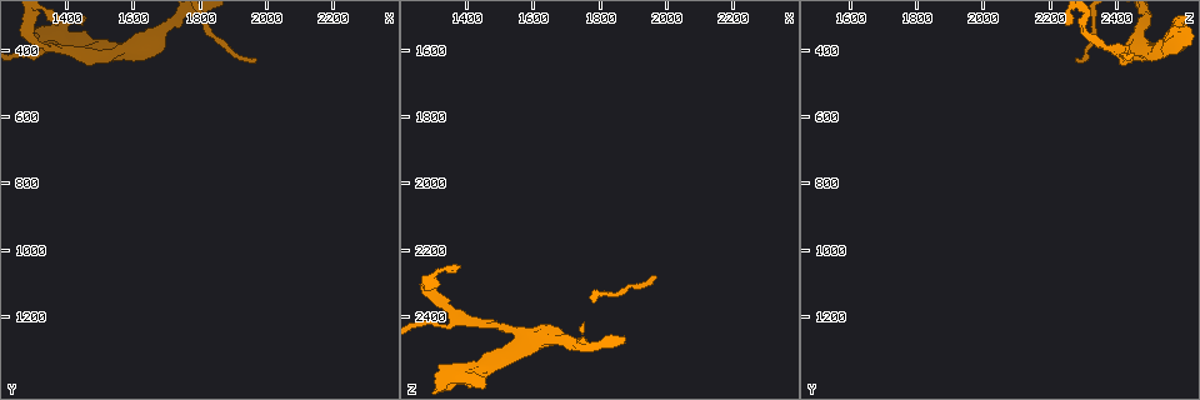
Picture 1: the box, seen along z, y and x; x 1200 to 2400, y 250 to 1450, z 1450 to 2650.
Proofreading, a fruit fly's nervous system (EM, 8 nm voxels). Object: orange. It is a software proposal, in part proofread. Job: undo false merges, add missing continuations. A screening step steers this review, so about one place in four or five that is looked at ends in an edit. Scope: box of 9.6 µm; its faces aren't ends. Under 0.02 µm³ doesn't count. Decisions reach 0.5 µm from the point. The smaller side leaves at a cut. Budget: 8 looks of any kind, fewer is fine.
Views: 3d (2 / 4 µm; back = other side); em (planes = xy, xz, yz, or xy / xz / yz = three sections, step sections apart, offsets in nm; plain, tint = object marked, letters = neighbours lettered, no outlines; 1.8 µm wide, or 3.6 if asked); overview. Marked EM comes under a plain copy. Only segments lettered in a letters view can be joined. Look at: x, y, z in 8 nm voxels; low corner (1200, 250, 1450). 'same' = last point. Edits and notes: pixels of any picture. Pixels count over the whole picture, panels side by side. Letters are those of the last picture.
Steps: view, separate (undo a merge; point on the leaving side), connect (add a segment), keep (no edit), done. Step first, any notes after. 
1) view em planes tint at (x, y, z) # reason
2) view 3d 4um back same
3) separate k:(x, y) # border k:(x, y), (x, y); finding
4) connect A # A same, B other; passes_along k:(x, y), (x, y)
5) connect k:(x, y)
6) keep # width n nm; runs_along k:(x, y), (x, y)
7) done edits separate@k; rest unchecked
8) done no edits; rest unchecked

view em xz step 4 tint at (1290, 350, 2310) # sharp bend

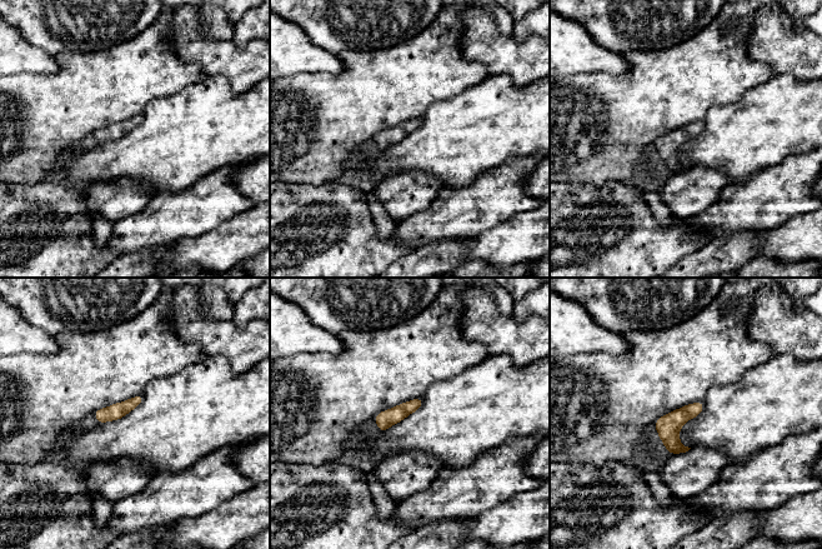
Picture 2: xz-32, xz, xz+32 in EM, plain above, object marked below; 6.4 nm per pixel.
view em planes letters same # cut it another way

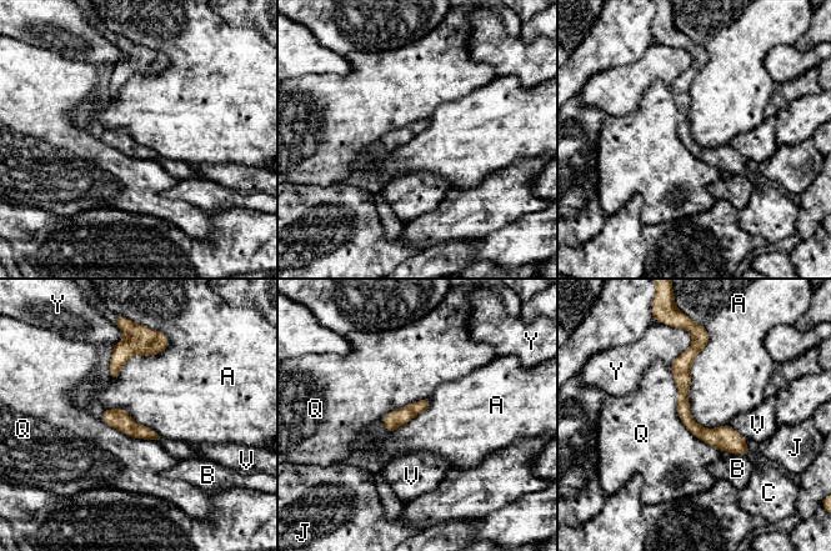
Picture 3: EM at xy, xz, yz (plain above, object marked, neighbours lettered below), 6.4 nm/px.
keep # width 110 nm; A other, B other, C other, J other, Q other, V other, Y other; border 3:(709, 332), (689, 411), (715, 429); continuous, no second cell

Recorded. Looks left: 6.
view 3d 2um at (1380, 360, 2570) # abrupt turn

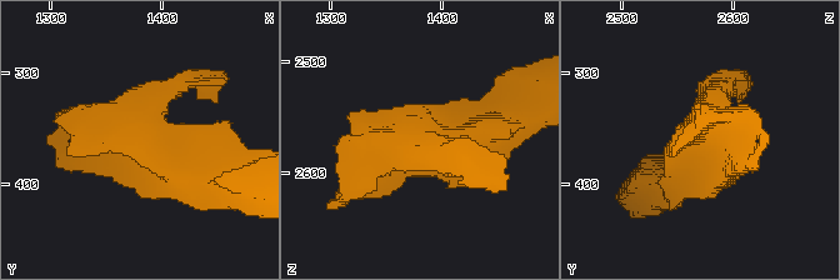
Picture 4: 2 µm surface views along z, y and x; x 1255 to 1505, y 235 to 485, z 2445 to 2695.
view em 3.6um planes tint at (1378, 352, 2568) # now the EM

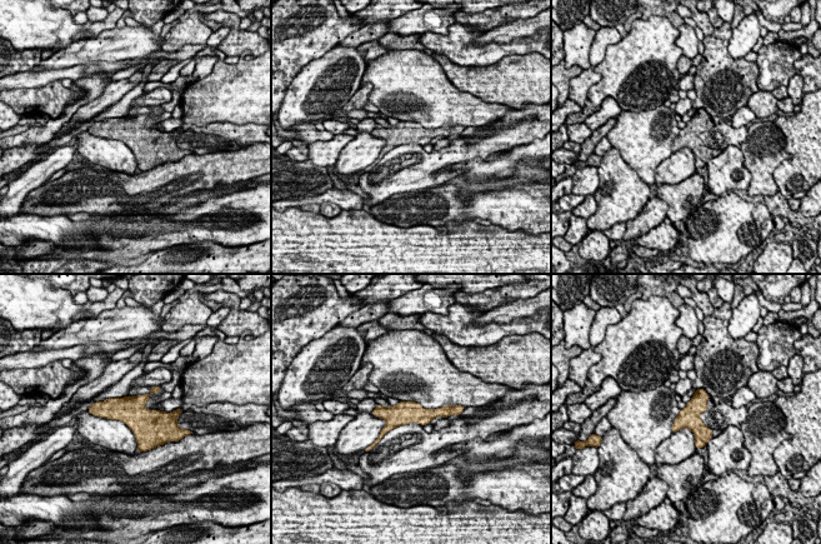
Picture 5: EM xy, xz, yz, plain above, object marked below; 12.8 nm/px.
view em 3.6um planes letters same # see the neighbours

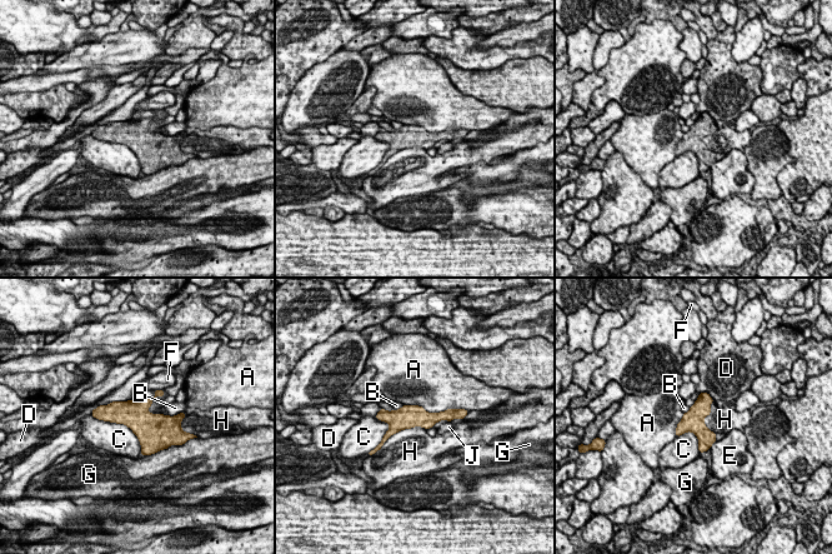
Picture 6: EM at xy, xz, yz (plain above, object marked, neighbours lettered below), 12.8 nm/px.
connect J # A other, B other, C other, D other, E other, F other, G other, H other, J same; passes_along 6:(138, 412), (153, 399), (158, 403); it goes on there

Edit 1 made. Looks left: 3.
view 3d 2um at (1590, 400, 2470) # side arm on a straight run

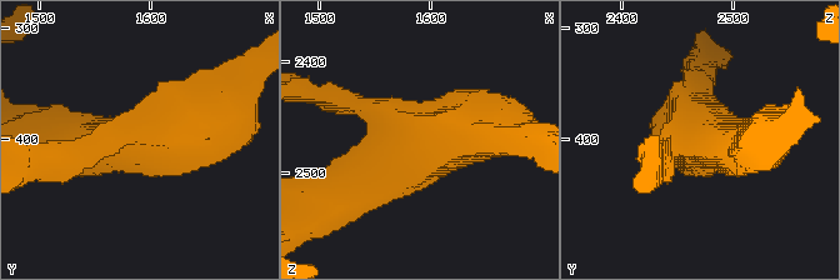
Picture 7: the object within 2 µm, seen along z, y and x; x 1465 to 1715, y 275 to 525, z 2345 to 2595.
view em planes tint at (1586, 398, 2466) # shape alone is not enough

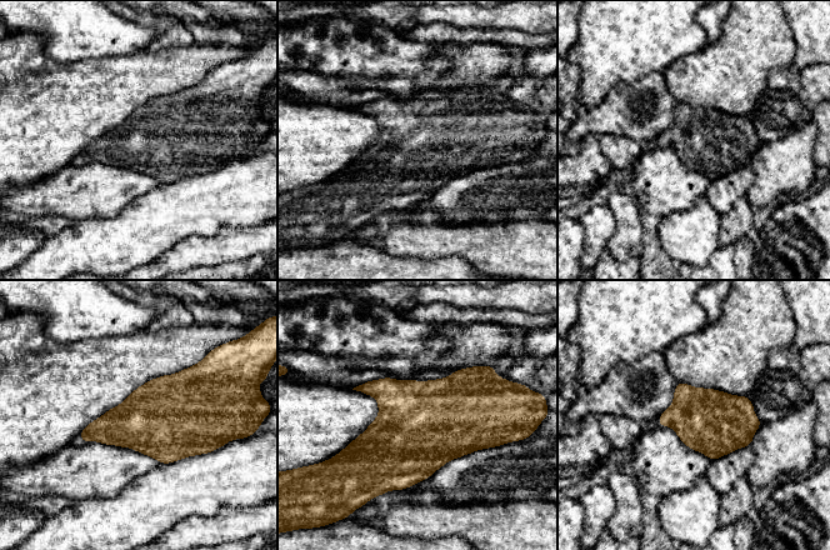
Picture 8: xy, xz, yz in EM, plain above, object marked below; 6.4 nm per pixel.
view em planes letters same

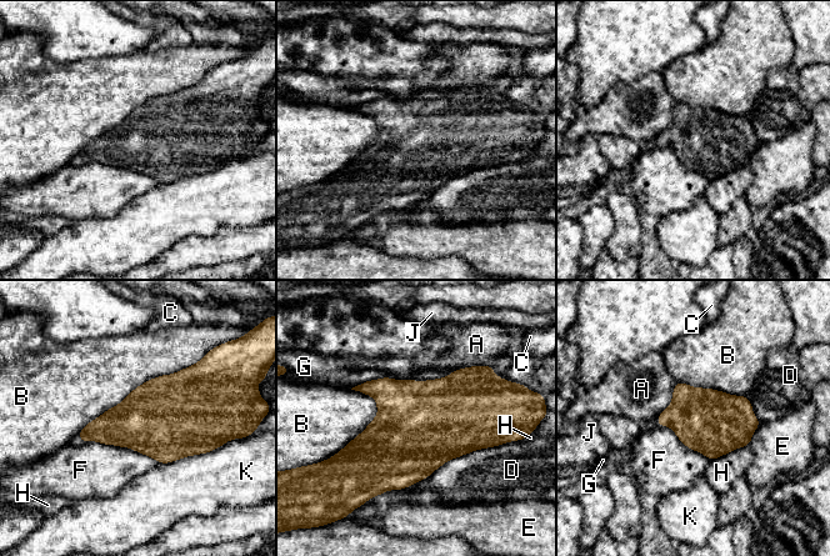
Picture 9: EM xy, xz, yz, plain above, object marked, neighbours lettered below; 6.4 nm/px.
keep # longest_contact B 950 nm; A other, B other, C other, D other, E other, F other, G other, H other, J other, K other; all the same cell

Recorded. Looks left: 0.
done edits connect@6; rest unchecked

